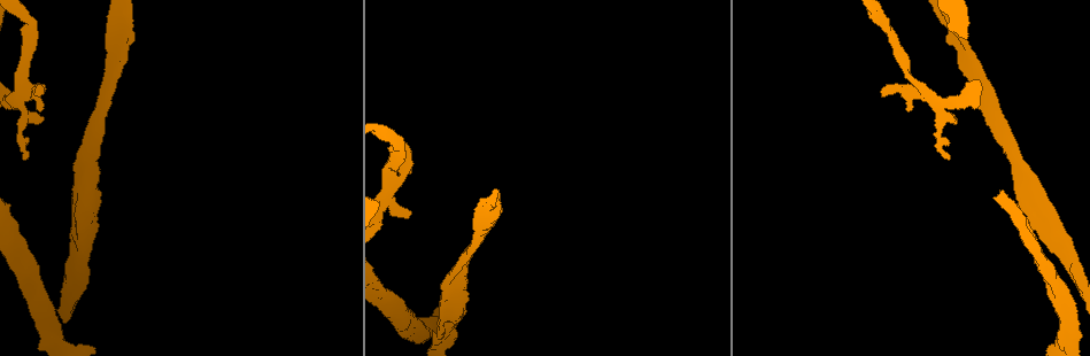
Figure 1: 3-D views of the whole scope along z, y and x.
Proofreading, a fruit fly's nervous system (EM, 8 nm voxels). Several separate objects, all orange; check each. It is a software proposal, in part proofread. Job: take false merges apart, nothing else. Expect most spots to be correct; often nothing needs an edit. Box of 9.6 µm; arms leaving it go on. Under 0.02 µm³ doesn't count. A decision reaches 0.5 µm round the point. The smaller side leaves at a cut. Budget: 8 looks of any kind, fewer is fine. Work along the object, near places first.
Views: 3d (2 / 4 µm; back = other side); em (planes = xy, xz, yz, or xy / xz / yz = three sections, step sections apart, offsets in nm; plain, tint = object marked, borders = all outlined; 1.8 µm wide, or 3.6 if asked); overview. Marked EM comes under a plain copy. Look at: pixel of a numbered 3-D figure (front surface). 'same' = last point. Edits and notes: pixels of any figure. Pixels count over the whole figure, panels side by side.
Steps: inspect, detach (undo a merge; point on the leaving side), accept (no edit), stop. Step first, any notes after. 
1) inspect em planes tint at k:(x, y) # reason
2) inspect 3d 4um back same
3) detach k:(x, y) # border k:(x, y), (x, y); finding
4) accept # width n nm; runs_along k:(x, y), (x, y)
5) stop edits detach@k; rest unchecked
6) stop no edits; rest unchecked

inspect em yz step 8 tint at 1:(105, 84) # a fork

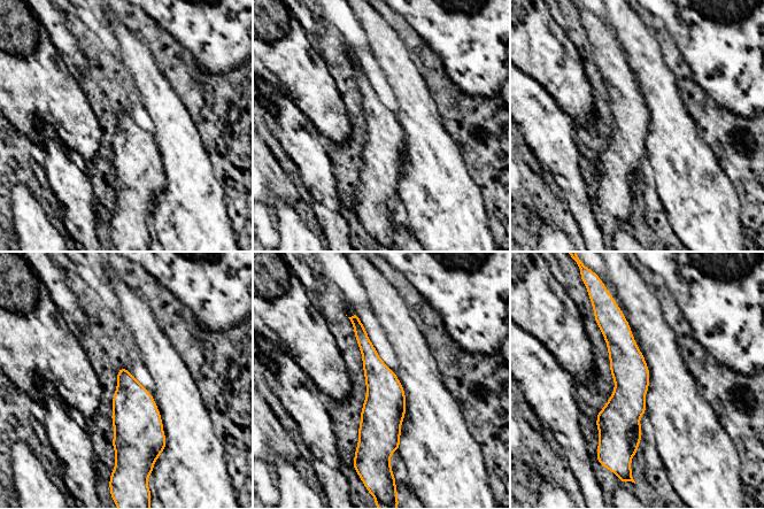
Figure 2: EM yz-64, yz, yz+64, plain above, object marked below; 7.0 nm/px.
inspect em planes tint same # cut it another way

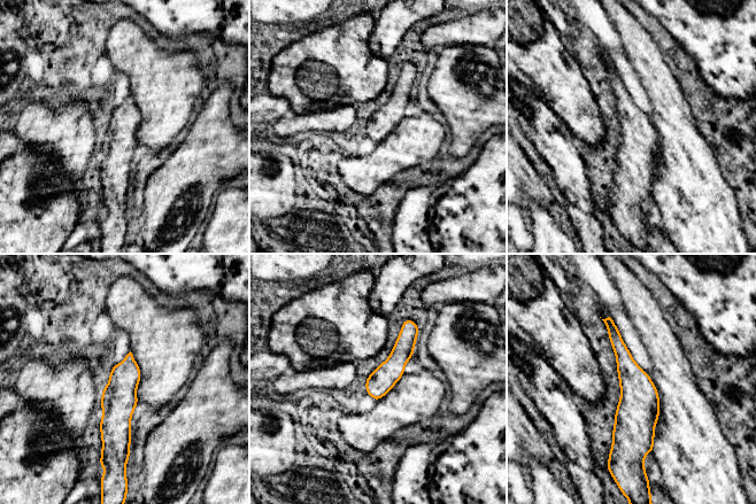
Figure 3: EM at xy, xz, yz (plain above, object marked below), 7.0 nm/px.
accept # runs_along 3:(608, 320), (630, 372), (630, 451); all the same cell

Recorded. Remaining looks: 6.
inspect em xz step 8 borders at 1:(1068, 262) # arms part here

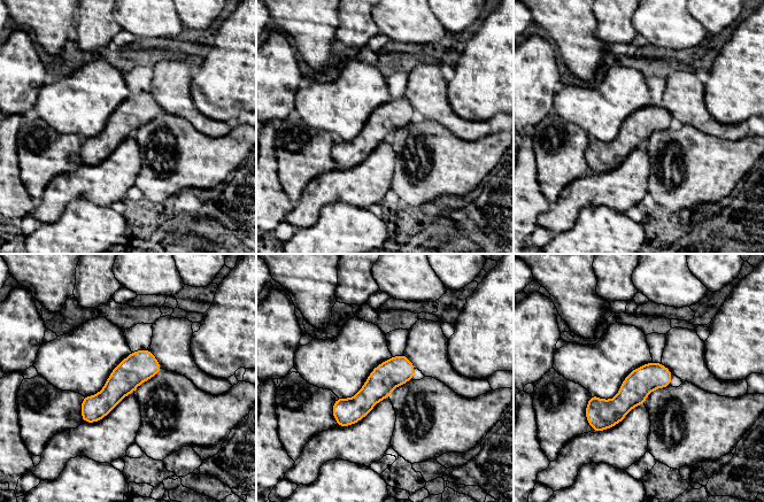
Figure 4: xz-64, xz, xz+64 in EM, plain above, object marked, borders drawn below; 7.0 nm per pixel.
accept # runs_along 4:(665, 370), (648, 377), (594, 427); continuous, no second cell

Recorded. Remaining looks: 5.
inspect 3d 4um at 1:(385, 194) # arms run side by side

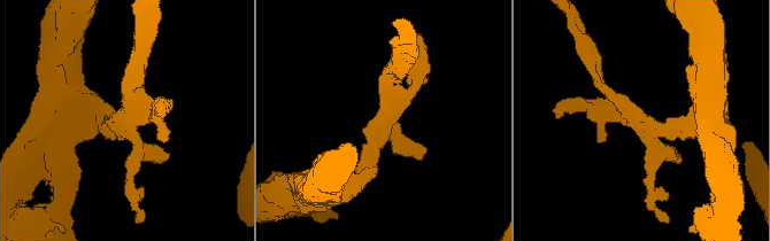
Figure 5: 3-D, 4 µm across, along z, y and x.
inspect em planes tint at 5:(387, 120) # need the tissue

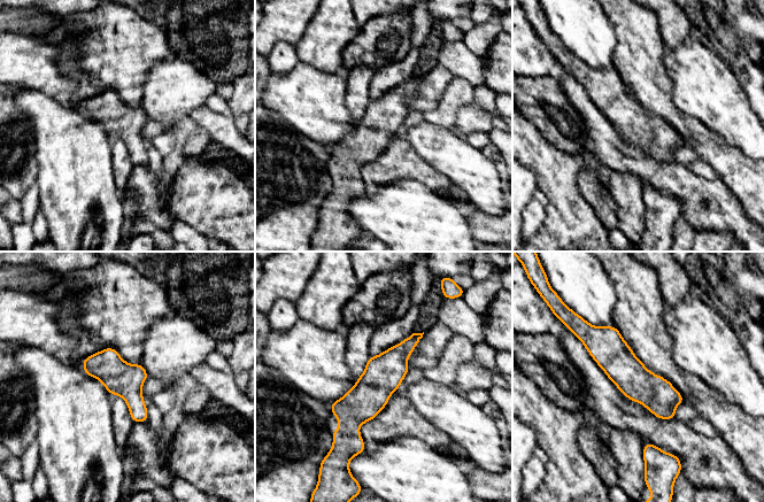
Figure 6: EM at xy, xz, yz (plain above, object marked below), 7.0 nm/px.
accept # runs_along 6:(418, 336), (353, 411), (360, 445); one cell here

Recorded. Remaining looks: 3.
stop no edits; rest unchecked

